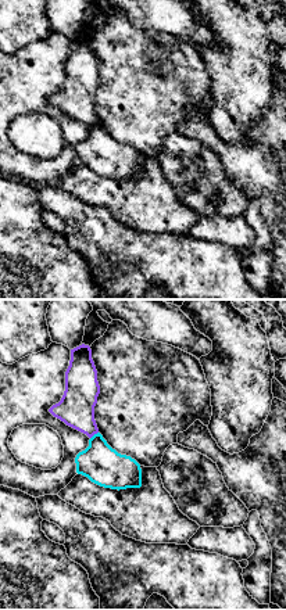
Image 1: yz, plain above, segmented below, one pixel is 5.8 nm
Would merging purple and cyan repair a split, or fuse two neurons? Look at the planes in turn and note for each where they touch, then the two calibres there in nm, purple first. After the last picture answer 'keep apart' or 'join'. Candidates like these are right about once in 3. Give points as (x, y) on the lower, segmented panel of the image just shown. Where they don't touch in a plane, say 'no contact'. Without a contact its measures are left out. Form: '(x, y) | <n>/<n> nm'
(93, 434) | 200/220 nm

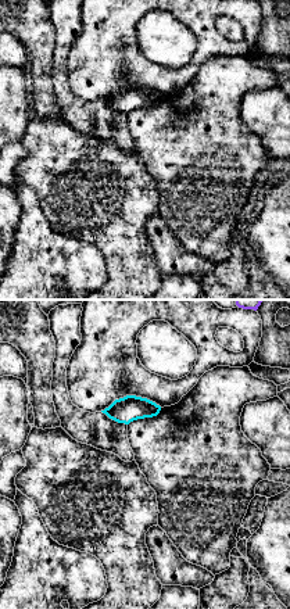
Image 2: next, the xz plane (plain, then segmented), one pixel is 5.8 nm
no contact

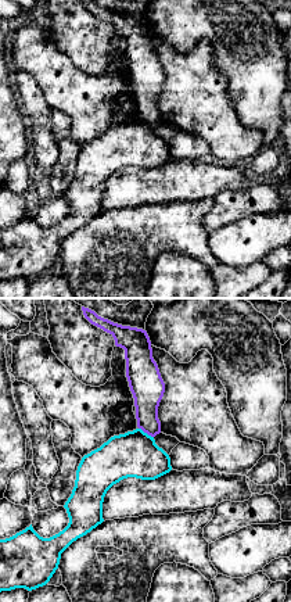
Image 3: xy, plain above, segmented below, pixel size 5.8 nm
(146, 432) | 190/280 nm

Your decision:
keep apart

